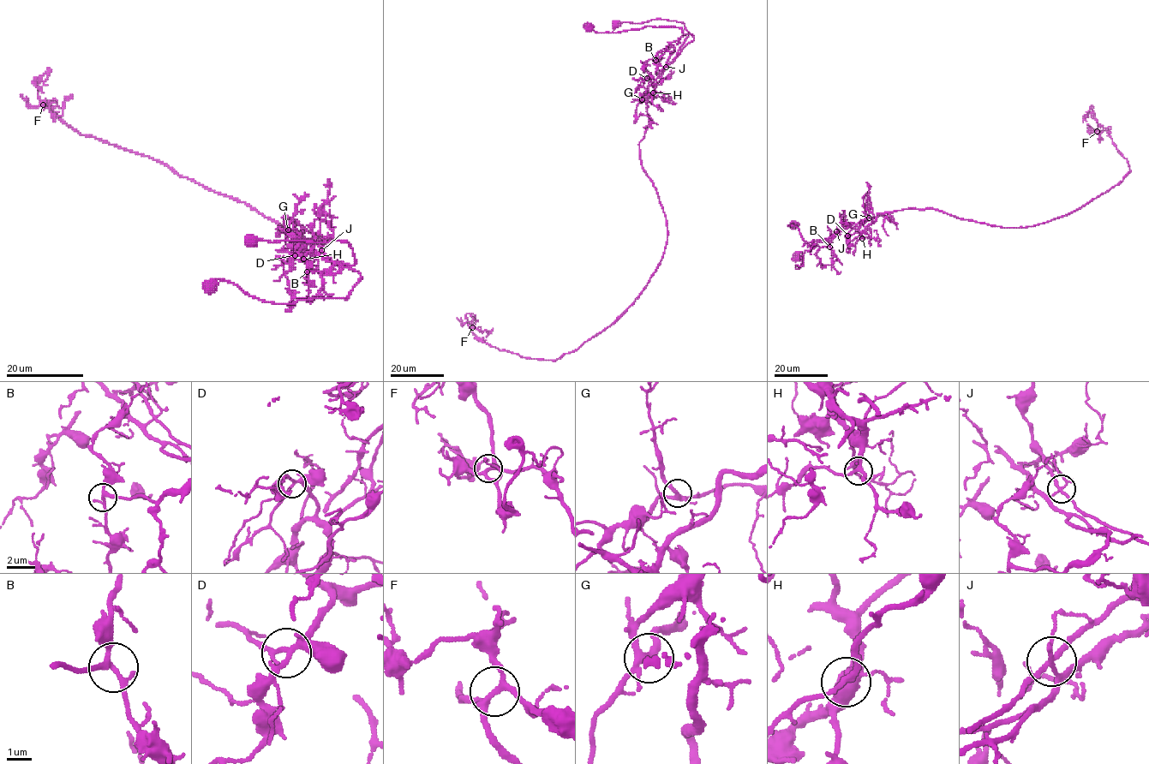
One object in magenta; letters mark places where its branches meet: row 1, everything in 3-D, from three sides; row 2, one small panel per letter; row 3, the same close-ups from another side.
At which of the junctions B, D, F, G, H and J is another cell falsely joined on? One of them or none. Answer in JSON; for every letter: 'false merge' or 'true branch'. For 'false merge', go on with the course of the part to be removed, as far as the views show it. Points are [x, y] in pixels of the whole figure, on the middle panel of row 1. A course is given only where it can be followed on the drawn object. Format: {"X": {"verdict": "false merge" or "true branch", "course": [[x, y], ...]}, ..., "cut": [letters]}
{"B": {"verdict": "true branch"}, "D": {"verdict": "true branch"}, "F": {"verdict": "true branch"}, "G": {"verdict": "true branch"}, "H": {"verdict": "true branch"}, "J": {"verdict": "false merge", "course": [[666, 67], [672, 62], [689, 32], [683, 23], [655, 19], [639, 24], [621, 22], [613, 29]]}, "cut": ["J"]}

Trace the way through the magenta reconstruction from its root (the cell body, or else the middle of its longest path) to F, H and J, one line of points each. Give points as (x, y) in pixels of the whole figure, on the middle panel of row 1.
F: (589, 26), (694, 38), (648, 98), (638, 146), (662, 257), (556, 360), (472, 327)
H: (589, 26), (600, 32), (648, 26), (677, 26), (693, 37), (665, 68), (653, 92)
J: (589, 26), (600, 32), (618, 32), (648, 26), (680, 27), (684, 33), (690, 33), (694, 39), (666, 67)

